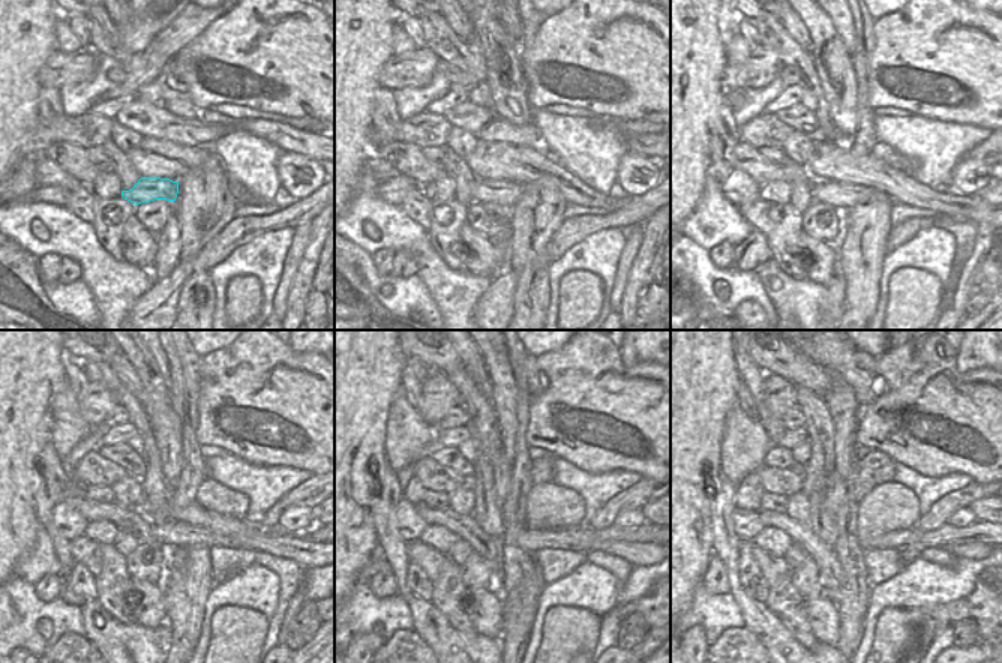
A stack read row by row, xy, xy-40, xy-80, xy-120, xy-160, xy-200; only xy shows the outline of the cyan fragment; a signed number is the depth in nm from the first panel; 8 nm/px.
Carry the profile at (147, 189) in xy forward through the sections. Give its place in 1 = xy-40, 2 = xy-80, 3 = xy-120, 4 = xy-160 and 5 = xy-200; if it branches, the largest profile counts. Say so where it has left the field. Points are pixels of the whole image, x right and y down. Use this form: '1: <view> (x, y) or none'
1: xy-40 (506, 194)
2: xy-80 (842, 195)
3: xy-120 (173, 533)
4: xy-160 (581, 537)
5: xy-200 (945, 536)

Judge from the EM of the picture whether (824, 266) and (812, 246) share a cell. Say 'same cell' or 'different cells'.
same cell

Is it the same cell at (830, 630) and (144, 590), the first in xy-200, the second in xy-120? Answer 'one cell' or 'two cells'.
one cell

